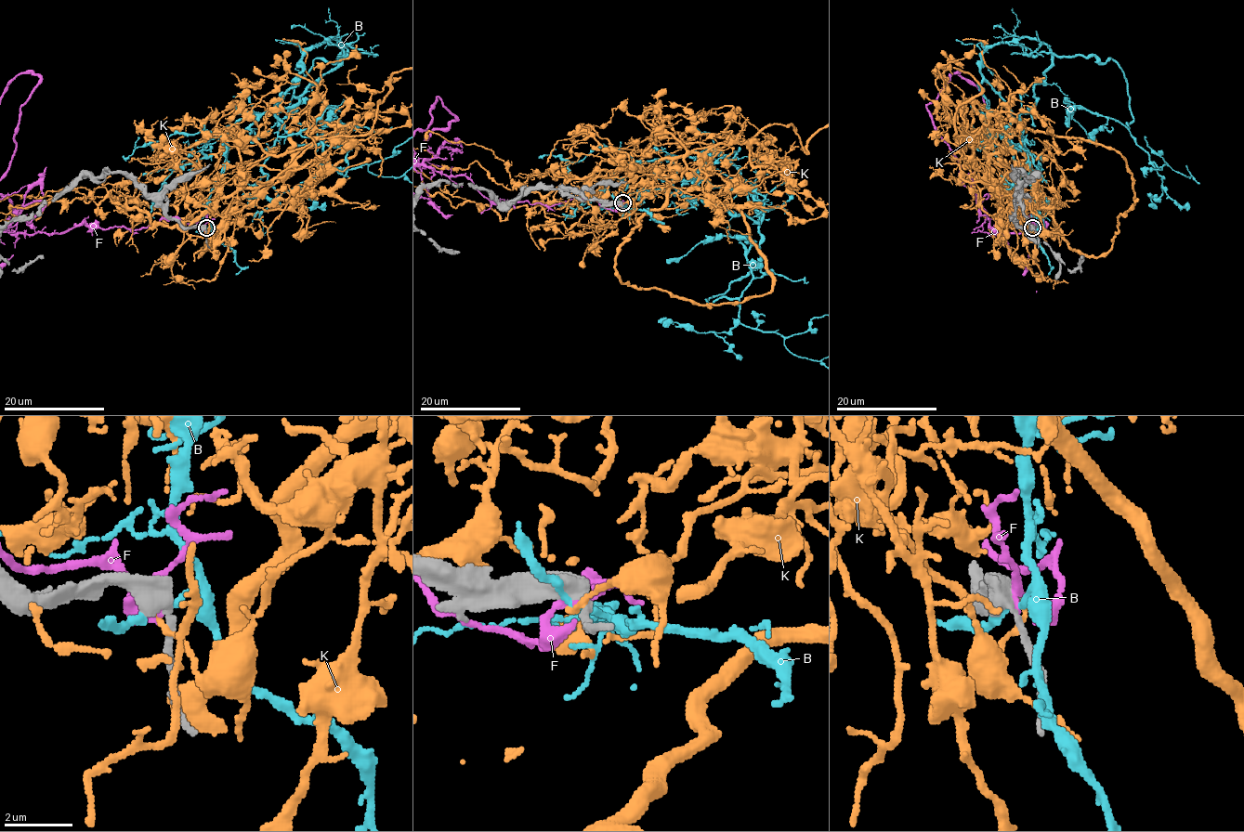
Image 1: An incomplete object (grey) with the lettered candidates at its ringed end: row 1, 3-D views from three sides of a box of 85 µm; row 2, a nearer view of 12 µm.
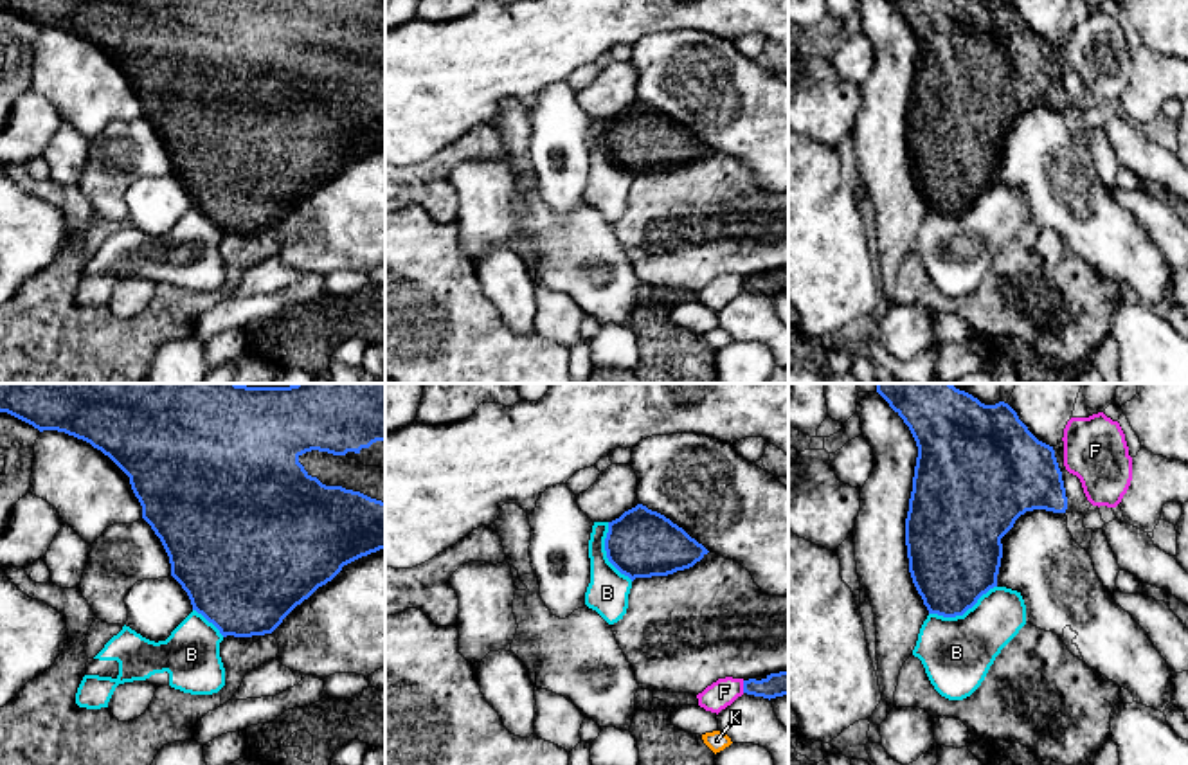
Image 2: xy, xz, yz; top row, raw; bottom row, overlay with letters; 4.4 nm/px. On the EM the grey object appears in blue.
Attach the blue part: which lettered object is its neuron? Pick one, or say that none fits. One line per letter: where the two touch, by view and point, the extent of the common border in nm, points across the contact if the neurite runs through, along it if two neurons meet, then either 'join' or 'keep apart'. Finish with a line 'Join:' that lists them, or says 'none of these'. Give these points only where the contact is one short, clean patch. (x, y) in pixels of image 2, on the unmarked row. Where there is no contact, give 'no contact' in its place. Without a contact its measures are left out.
B: contact yz (962, 211); length 340 nm; keep apart
F: contact xz (744, 283); length 60 nm; keep apart
K: no contact; keep apart
Join: none of these

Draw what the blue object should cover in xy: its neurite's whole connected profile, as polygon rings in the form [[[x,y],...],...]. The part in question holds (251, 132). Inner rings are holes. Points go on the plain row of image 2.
[[[0,0],[0,9],[29,20],[40,29],[58,27],[90,40],[130,74],[131,86],[142,103],[142,115],[169,153],[171,173],[187,189],[193,207],[212,220],[223,234],[272,230],[297,202],[331,178],[344,162],[380,146],[385,148],[385,99],[342,83],[326,83],[299,59],[302,50],[319,47],[347,52],[364,63],[385,65],[385,0]]]

